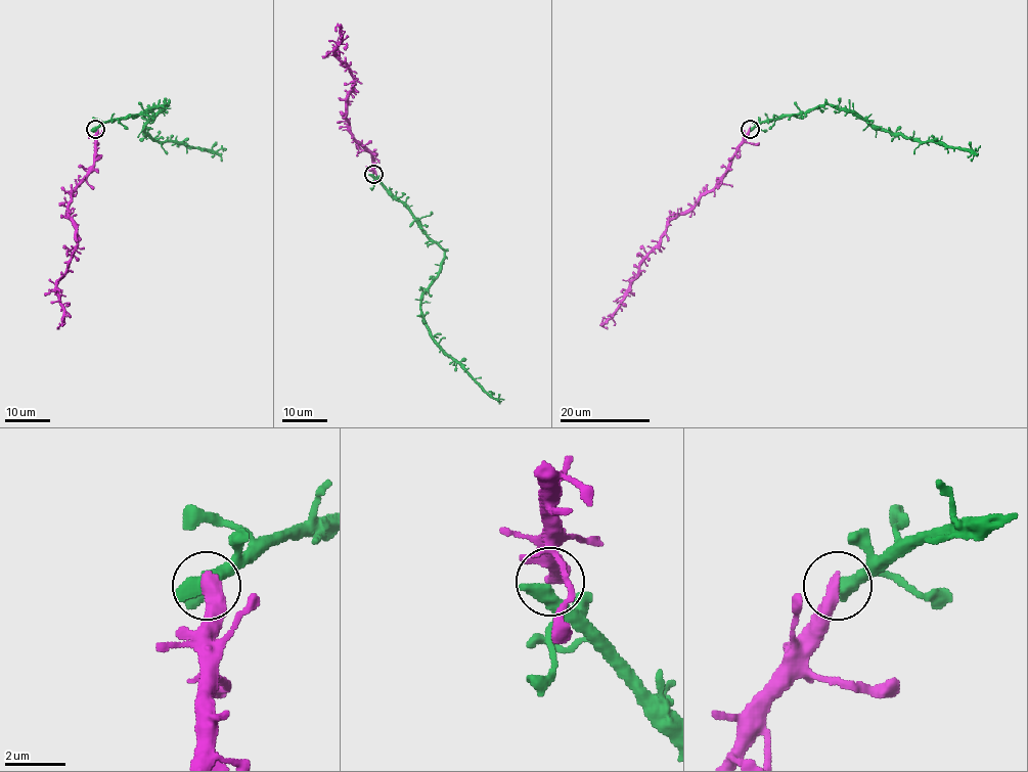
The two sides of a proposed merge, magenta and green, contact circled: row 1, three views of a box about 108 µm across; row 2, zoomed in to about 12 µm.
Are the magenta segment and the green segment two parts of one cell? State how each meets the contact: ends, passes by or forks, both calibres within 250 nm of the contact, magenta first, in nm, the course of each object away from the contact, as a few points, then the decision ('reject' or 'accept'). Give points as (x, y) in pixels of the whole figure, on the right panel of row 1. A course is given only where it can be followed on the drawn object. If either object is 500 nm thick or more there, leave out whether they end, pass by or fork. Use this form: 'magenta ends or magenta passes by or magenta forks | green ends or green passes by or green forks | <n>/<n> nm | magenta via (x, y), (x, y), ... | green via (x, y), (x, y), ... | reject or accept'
500/600 nm | magenta via (750, 129), (728, 171), (667, 225), (620, 308), (601, 325), (608, 329) | green via (751, 129), (766, 121), (835, 104), (850, 109), (869, 124), (906, 137), (943, 142), (969, 151), (980, 145) | reject

